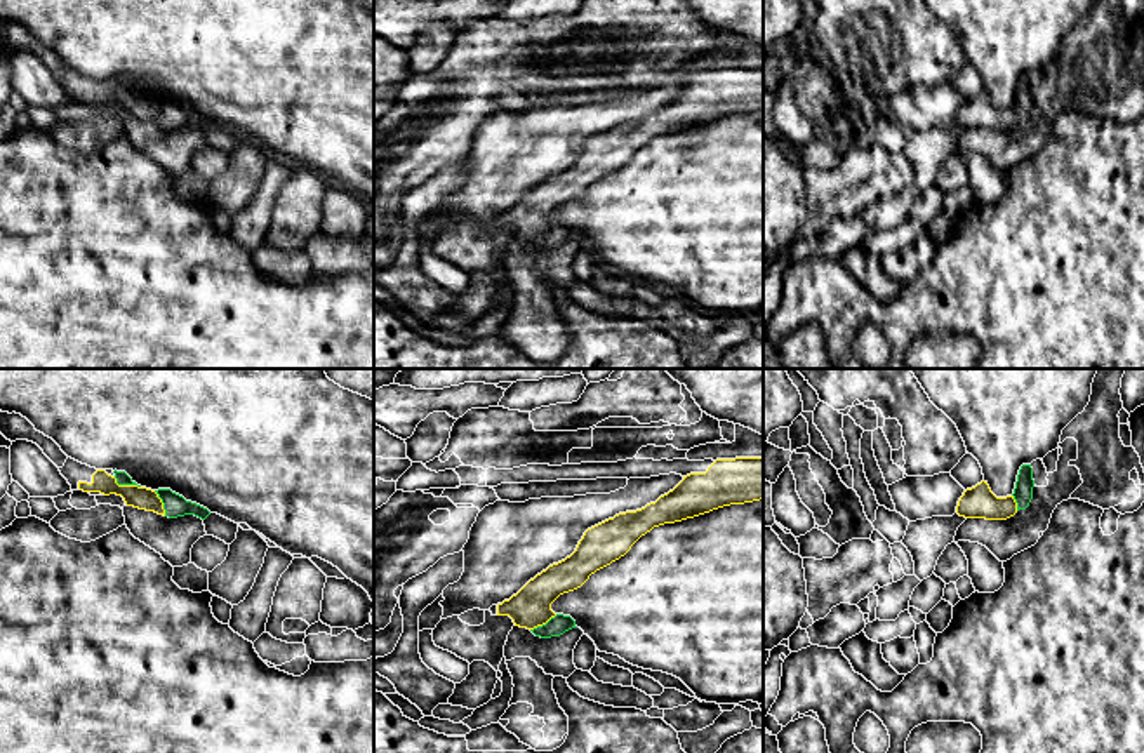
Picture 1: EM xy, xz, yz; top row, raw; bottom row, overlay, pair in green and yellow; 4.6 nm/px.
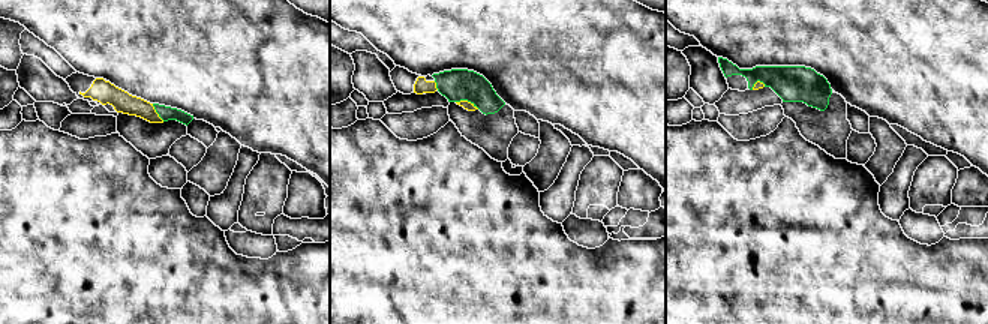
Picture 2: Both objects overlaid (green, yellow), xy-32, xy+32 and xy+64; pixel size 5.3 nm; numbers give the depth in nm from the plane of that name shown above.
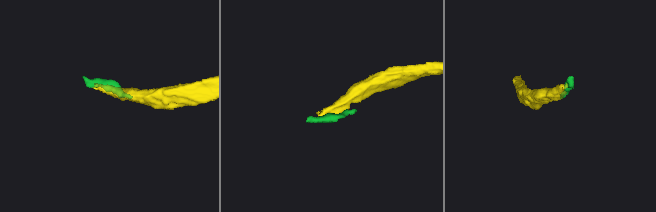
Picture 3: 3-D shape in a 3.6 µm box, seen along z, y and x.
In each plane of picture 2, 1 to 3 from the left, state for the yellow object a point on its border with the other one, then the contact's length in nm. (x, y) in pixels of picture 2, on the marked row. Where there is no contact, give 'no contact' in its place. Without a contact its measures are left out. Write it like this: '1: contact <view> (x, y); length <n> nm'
1: contact xy-32 (156, 111); length 120 nm
2: contact xy+32 (437, 86); length 50 nm
3: contact xy+64 (757, 80); length 80 nm

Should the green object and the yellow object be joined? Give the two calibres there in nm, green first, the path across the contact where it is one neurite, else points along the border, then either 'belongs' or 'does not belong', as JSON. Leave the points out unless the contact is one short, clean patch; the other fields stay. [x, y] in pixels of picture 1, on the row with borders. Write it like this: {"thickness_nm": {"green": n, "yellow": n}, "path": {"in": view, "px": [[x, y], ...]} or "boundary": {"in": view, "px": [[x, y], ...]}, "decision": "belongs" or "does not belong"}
{"thickness_nm": {"green": 60, "yellow": 100}, "path": {"in": "xy", "px": [[122, 479], [126, 484], [141, 498]]}, "decision": "belongs"}

